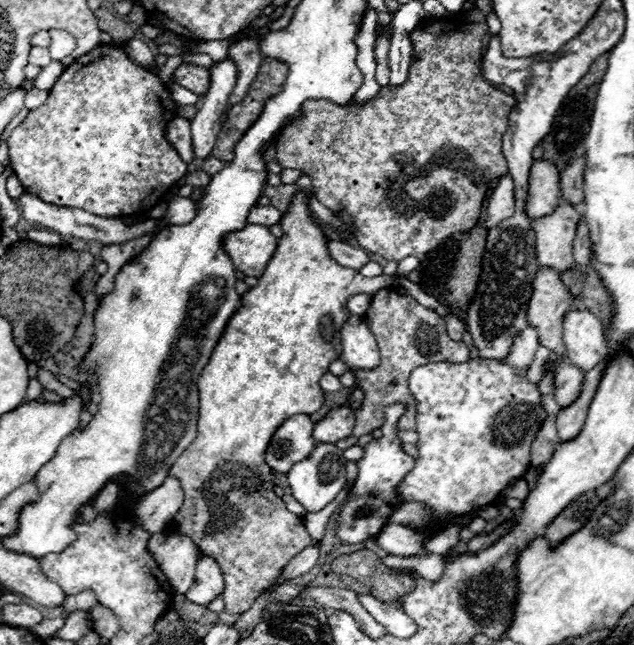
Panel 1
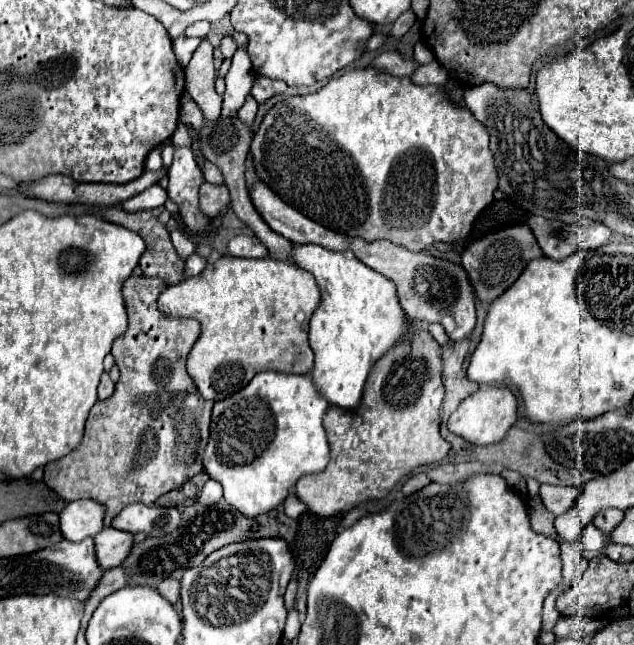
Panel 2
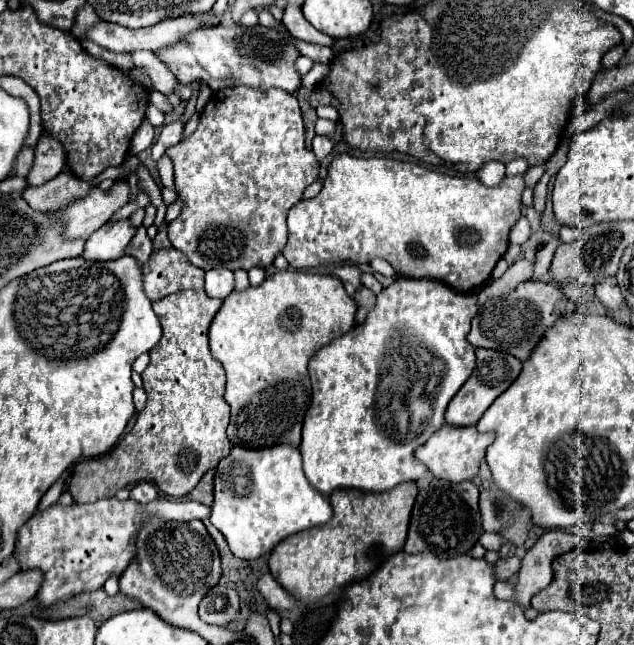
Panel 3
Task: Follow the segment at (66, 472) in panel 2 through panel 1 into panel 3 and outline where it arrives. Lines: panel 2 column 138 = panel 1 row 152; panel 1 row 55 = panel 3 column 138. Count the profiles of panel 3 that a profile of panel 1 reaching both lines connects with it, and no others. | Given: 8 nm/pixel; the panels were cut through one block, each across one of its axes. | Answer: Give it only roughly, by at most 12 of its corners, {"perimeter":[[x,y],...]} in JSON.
{"perimeter":[[222,300],[154,302],[162,338],[134,428],[76,464],[86,504],[130,482],[186,496],[226,458],[208,330]]}

